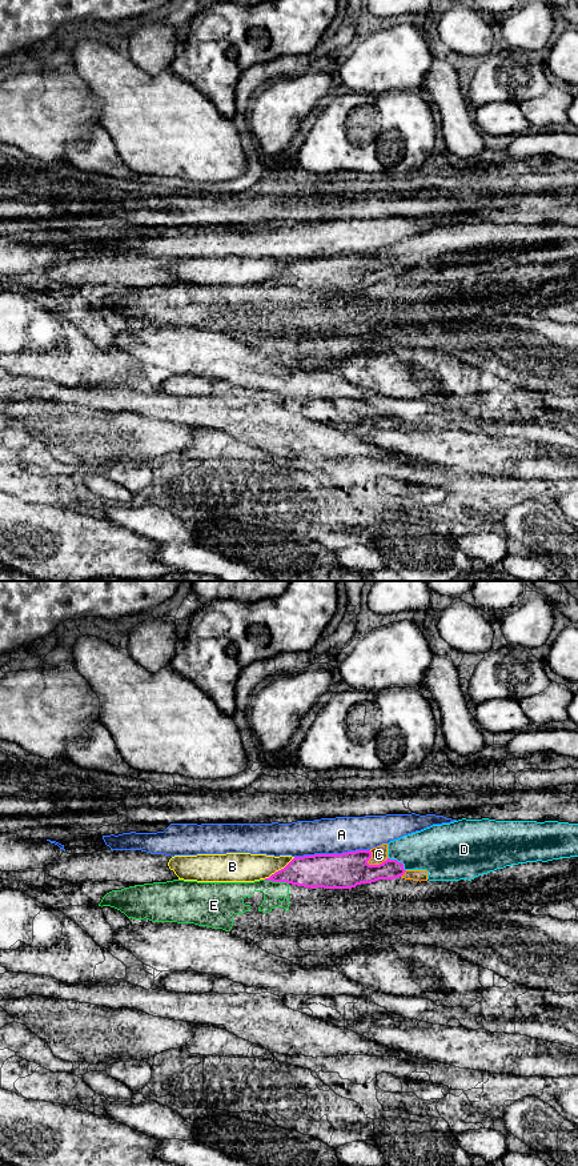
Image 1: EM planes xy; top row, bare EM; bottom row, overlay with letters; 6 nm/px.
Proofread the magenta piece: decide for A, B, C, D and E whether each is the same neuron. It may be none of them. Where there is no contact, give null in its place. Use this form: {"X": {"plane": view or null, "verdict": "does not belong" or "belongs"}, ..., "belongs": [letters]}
{"A": {"plane": "xy", "verdict": "does not belong"}, "B": {"plane": "xy", "verdict": "does not belong"}, "C": {"plane": "xy", "verdict": "does not belong"}, "D": {"plane": "xy", "verdict": "does not belong"}, "E": {"plane": "xy", "verdict": "does not belong"}, "belongs": []}

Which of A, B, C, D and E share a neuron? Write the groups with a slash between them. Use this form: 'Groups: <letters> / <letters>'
Groups: A / B / C D / E

